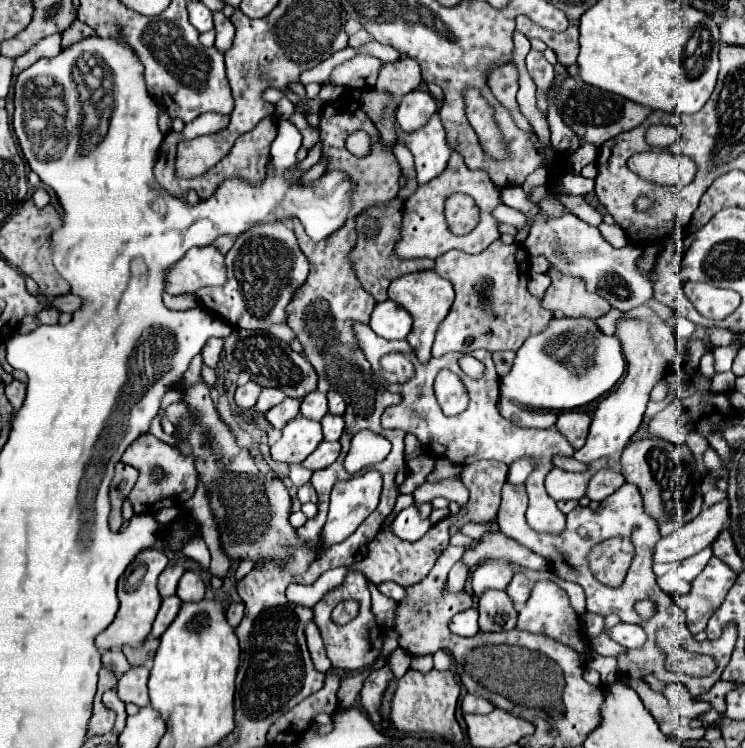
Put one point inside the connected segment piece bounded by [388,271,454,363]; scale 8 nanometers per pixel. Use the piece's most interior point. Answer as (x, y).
(427, 298)

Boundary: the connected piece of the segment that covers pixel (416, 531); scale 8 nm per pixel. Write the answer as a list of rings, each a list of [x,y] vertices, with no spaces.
[[[414,505],[402,509],[396,515],[396,519],[392,521],[392,533],[400,539],[406,539],[406,541],[418,541],[430,527],[432,527],[430,521],[420,519],[418,509]]]

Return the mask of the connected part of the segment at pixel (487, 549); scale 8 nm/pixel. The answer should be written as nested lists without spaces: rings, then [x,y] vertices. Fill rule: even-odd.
[[[492,531],[484,533],[476,547],[466,549],[462,559],[468,567],[474,567],[482,563],[484,559],[504,559],[504,561],[514,561],[532,571],[548,569],[548,563],[540,555],[534,555],[530,549],[524,549],[510,537],[504,537],[502,533],[492,533]]]

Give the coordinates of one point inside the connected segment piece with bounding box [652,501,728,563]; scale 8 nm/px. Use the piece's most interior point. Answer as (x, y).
(700, 532)

